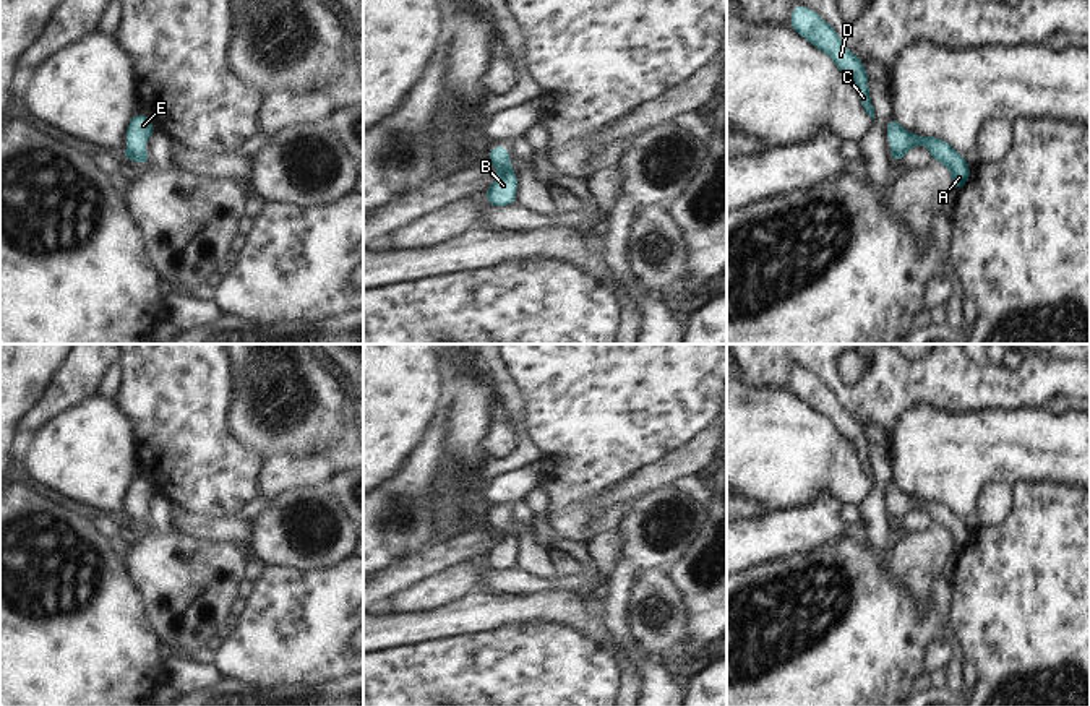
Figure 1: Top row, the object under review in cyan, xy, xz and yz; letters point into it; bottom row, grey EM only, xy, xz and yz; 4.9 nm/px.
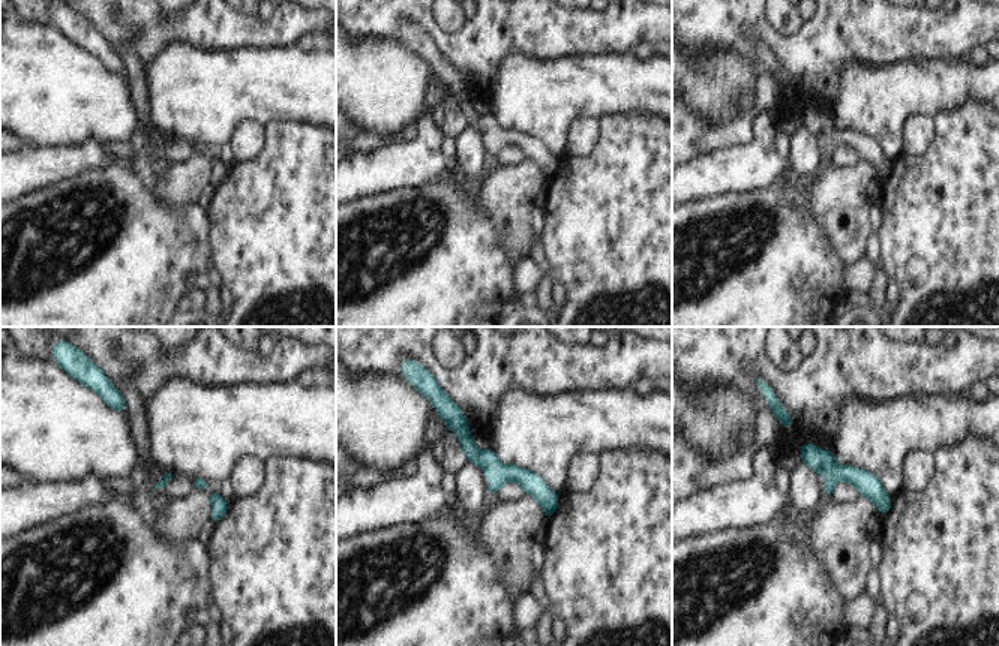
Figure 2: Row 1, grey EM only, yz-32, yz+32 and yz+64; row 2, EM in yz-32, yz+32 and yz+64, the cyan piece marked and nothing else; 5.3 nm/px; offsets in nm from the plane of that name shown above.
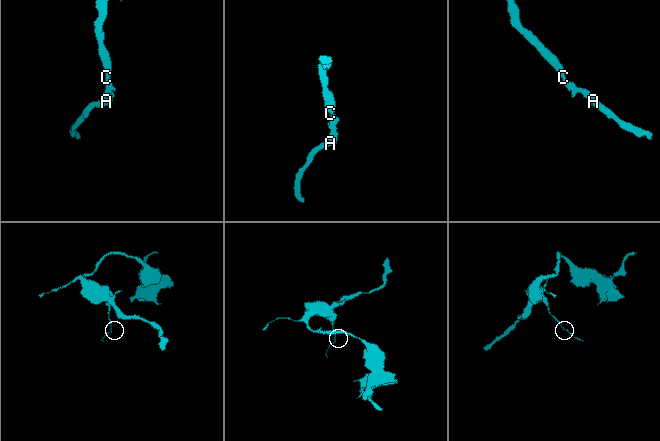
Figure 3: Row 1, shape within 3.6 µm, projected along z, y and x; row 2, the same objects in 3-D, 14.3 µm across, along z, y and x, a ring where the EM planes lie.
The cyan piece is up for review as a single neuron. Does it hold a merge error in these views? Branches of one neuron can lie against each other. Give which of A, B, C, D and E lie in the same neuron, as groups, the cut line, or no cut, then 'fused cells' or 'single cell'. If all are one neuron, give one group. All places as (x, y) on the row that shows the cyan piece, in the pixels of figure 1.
A B C D E; no cut; single cell

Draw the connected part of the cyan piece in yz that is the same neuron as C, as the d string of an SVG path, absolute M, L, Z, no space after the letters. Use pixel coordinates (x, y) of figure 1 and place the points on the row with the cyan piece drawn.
M795 5L792 10L792 29L827 54L837 68L856 84L865 112L874 120L874 107L869 97L866 67L840 41L837 31L814 10Z

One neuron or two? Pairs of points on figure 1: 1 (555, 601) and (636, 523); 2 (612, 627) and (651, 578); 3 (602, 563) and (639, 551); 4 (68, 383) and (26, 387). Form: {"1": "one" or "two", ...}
{"1": "two", "2": "two", "3": "two", "4": "two"}

